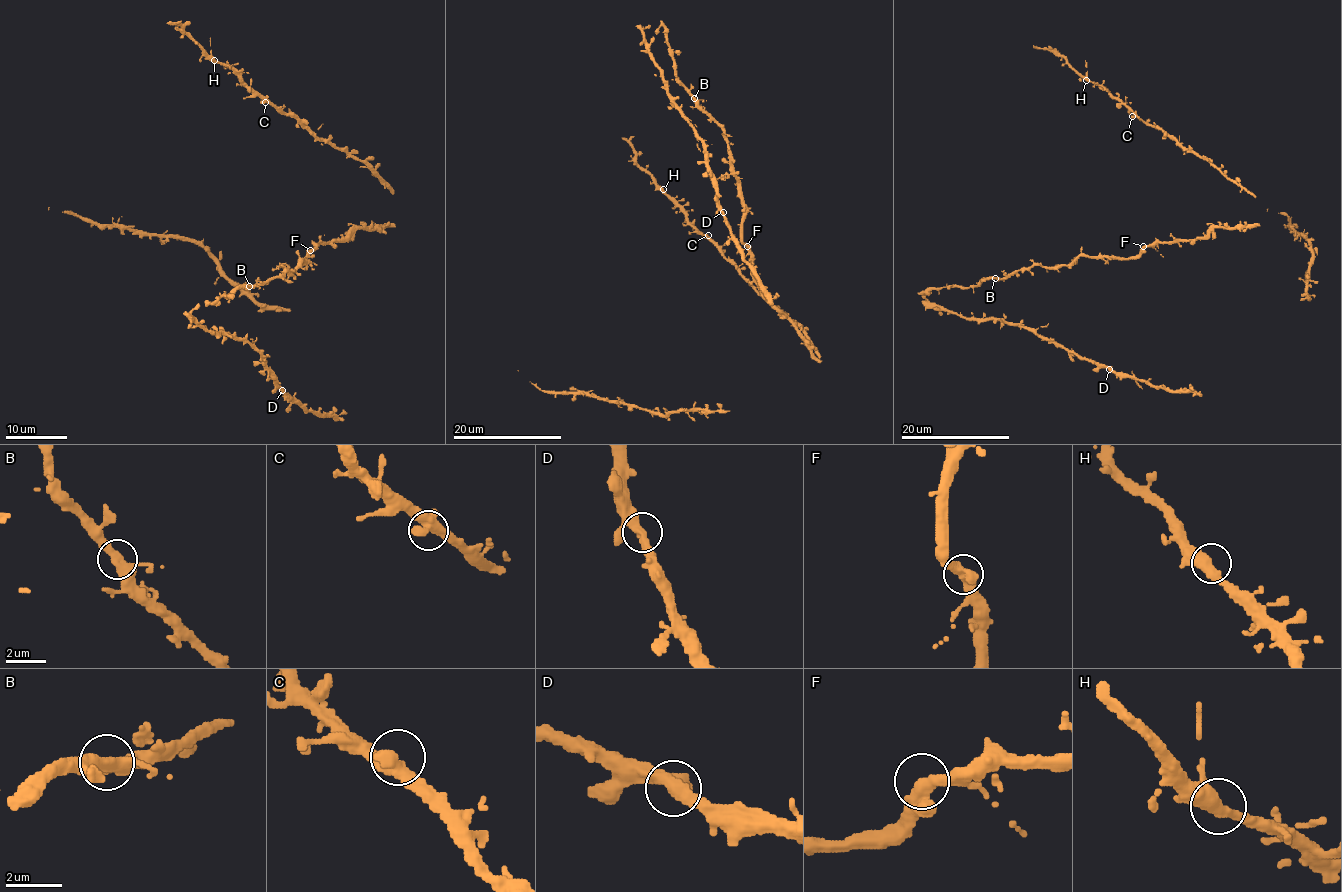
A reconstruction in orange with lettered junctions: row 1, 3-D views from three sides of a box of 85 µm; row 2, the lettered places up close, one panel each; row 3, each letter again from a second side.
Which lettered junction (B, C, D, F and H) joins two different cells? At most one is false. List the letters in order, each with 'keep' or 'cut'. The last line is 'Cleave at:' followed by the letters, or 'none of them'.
B: keep
C: keep
D: keep
F: keep
H: keep
Cleave at: none of them

